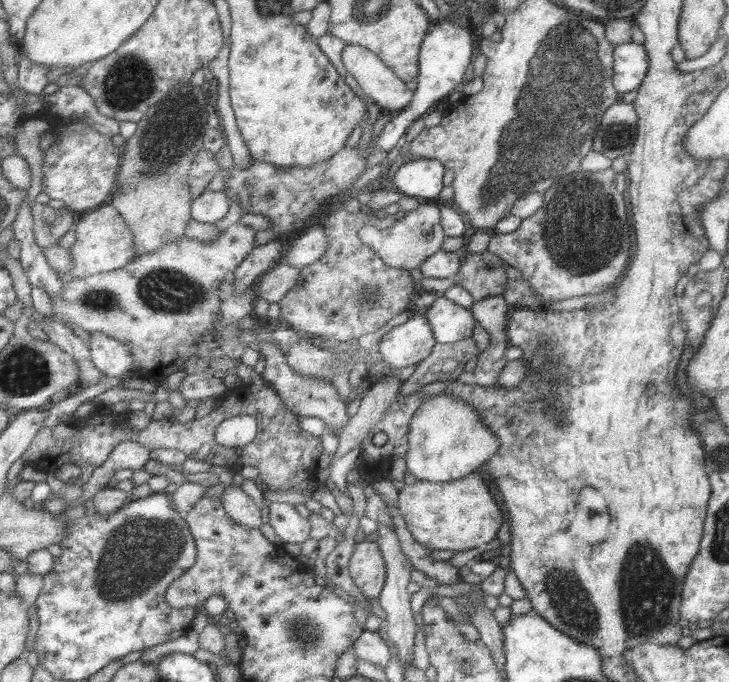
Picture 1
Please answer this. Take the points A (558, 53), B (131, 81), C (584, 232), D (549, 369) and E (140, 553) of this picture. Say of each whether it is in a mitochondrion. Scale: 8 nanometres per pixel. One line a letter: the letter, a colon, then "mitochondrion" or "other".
A: mitochondrion
B: mitochondrion
C: mitochondrion
D: mitochondrion
E: mitochondrion

